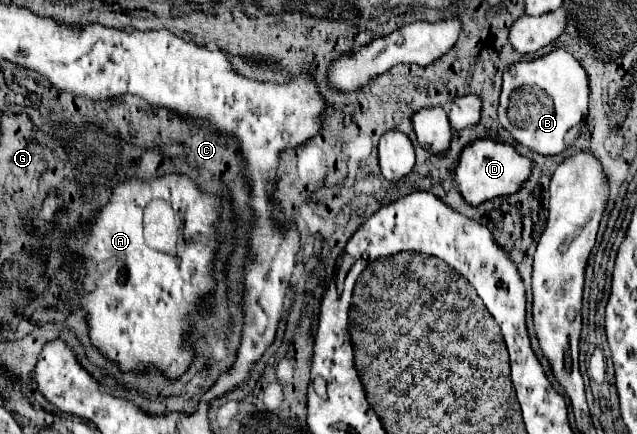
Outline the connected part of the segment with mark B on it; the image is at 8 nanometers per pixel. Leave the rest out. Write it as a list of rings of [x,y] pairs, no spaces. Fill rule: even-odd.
[[[556,48],[536,60],[516,62],[506,68],[498,118],[500,124],[530,152],[554,156],[572,146],[568,144],[568,134],[574,130],[576,136],[578,128],[586,122],[588,100],[590,100],[590,84],[584,66],[570,52]],[[520,92],[534,92],[528,112],[524,112],[524,124],[518,124],[510,118],[510,108],[518,108],[518,104],[524,104]]]

